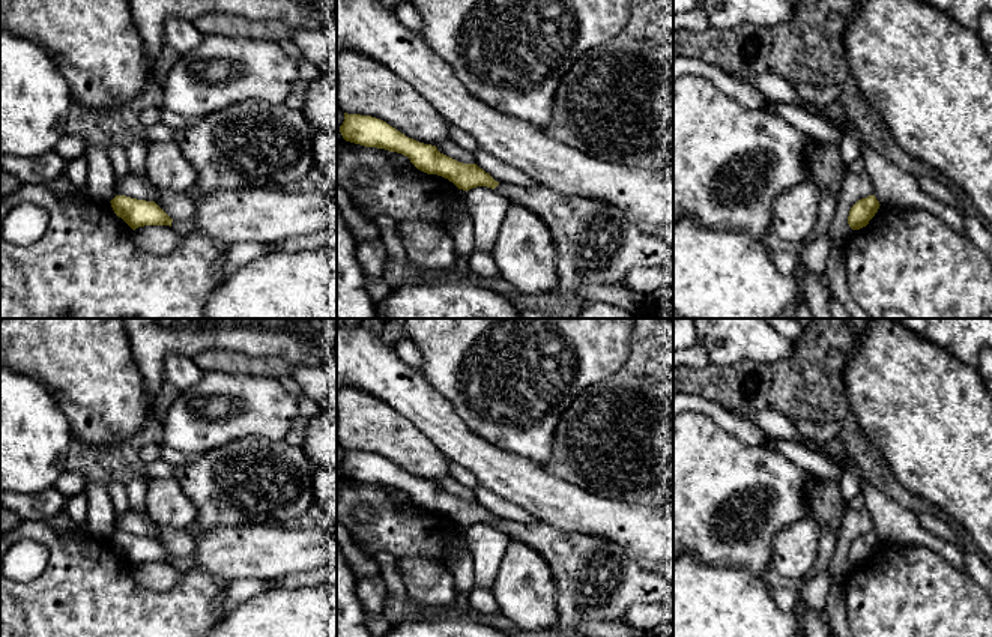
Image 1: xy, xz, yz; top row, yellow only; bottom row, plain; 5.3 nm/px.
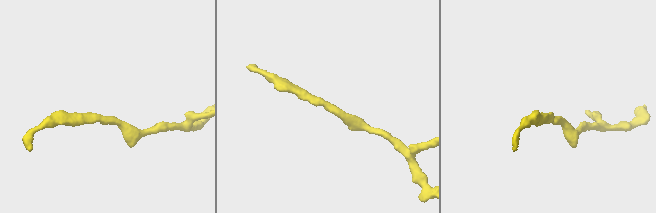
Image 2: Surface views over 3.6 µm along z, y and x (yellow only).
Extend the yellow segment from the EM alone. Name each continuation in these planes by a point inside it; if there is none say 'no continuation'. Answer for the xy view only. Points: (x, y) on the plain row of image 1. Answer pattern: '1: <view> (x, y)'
no continuation

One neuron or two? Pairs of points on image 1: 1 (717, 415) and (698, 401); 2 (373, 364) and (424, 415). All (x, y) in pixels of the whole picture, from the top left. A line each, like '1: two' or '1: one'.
1: one
2: one

